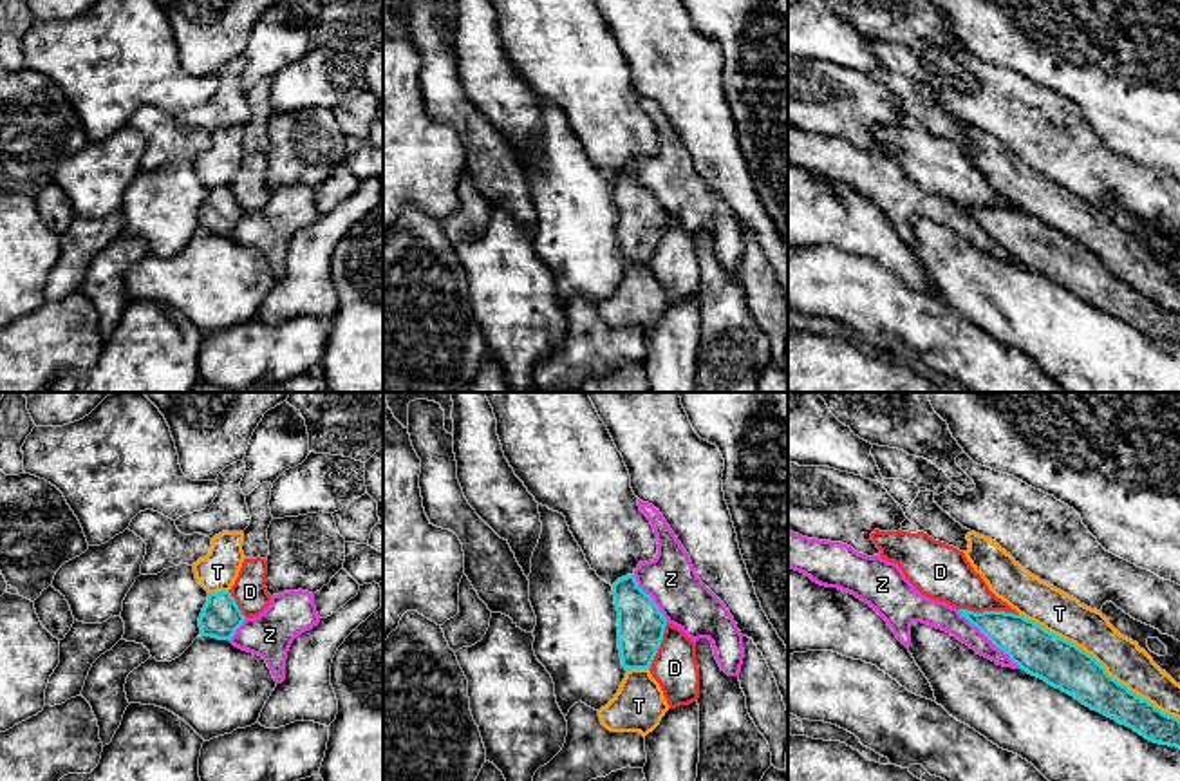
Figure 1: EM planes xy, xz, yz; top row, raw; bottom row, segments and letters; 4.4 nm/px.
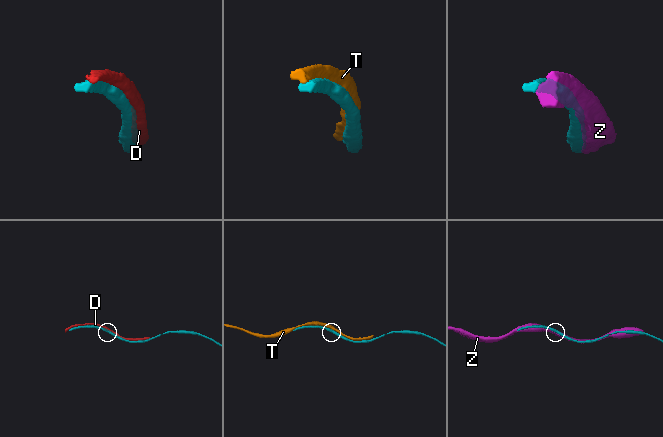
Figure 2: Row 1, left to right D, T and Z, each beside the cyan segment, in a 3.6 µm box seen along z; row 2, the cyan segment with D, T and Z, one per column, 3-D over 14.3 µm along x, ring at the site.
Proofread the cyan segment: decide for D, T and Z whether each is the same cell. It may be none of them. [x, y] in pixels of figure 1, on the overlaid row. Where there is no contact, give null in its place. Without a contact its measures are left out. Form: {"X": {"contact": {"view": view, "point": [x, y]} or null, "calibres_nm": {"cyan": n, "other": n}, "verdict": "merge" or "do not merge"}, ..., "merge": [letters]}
{"D": {"contact": {"view": "yz", "point": [989, 611]}, "calibres_nm": {"cyan": 200, "other": 240}, "verdict": "do not merge"}, "T": {"contact": {"view": "yz", "point": [1099, 664]}, "calibres_nm": {"cyan": 220, "other": 180}, "verdict": "do not merge"}, "Z": {"contact": {"view": "yz", "point": [989, 639]}, "calibres_nm": {"cyan": 200, "other": 120}, "verdict": "do not merge"}, "merge": []}

